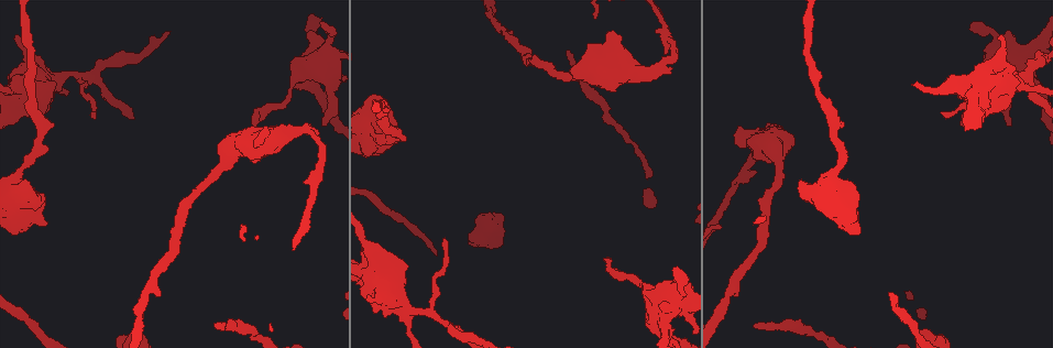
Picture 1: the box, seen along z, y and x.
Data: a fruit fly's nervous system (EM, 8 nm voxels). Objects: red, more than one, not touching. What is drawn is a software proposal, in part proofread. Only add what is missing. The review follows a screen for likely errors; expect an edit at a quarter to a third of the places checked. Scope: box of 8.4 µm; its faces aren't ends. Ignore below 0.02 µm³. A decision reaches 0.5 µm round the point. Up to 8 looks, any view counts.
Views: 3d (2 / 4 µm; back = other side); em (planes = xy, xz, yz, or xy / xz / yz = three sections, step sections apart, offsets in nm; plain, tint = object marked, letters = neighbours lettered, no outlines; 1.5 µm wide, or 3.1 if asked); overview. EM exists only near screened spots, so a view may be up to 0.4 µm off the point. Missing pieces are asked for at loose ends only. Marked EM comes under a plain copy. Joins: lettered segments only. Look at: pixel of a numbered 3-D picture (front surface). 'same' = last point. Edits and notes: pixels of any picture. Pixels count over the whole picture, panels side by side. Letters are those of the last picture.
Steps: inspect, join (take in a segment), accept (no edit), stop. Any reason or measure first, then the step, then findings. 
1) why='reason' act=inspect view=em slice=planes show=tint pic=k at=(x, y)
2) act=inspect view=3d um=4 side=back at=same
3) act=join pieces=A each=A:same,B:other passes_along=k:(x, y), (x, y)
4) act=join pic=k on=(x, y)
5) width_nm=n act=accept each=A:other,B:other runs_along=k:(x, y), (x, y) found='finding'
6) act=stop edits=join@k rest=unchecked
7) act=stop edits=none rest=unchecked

why='stops while still wide' act=inspect view=3d um=4 pic=1 at=(45, 223)

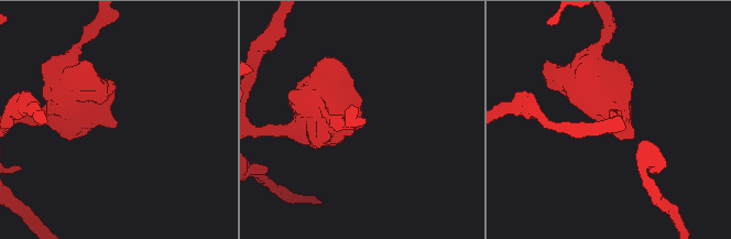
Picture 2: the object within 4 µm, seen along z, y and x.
act=inspect view=em slice=planes show=letters pic=2 at=(116, 126)

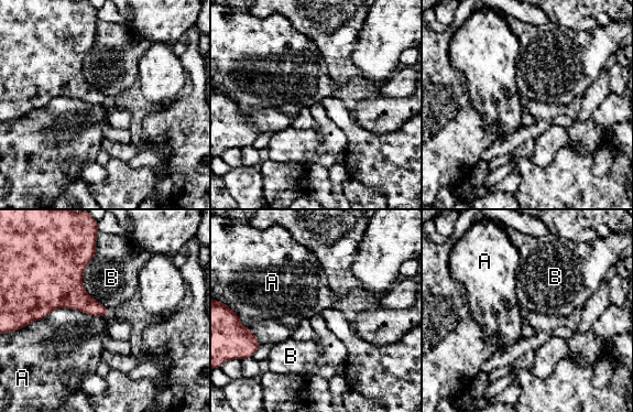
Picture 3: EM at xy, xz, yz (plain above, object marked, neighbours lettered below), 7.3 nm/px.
act=accept each=A:other,B:other found='none of them fits'

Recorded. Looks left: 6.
why='free end' act=inspect view=em slice=planes show=letters pic=1 at=(942, 114)

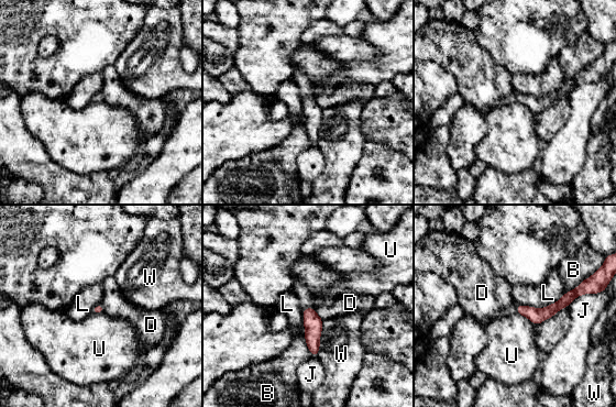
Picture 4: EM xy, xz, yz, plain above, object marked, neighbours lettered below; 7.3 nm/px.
longest_contact=L:380nm act=accept each=B:other,D:other,J:other,L:other,U:other,W:other border=4:(516, 312), (527, 317), (537, 325) found='no lettered segment goes on from it'

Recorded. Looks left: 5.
why='free end' act=inspect view=em slice=xz step=4 show=tint pic=1 at=(19, 37)

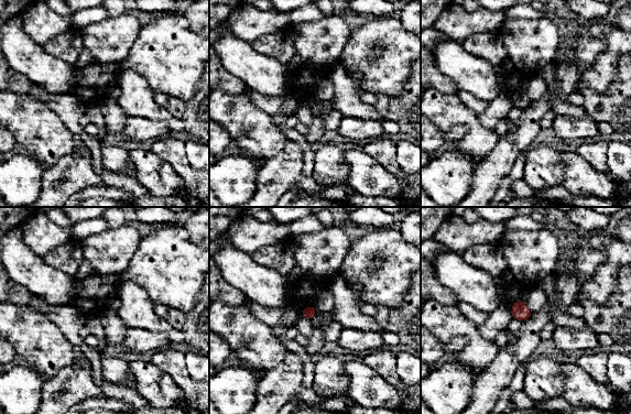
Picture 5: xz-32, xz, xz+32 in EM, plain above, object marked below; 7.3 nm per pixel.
why='cut it another way' act=inspect view=em slice=planes show=letters at=same

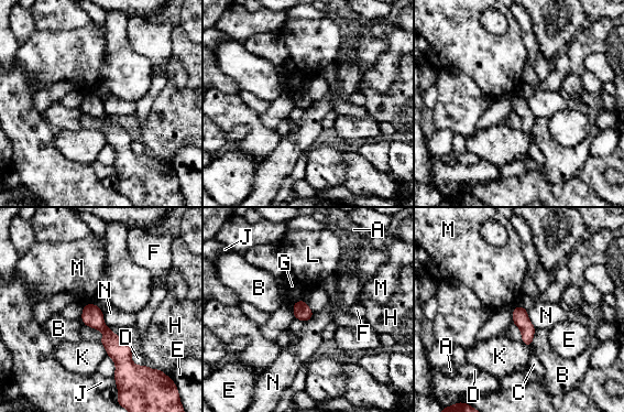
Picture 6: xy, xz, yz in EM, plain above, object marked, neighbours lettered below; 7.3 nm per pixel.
act=accept each=A:other,B:other,C:other,D:other,E:other,F:other,G:other,H:other,J:other,K:other,L:other,M:other,N:other runs_along=6:(89, 306), (120, 353), (120, 375) found='none of them fits'

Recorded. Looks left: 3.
act=stop edits=none rest=unchecked

